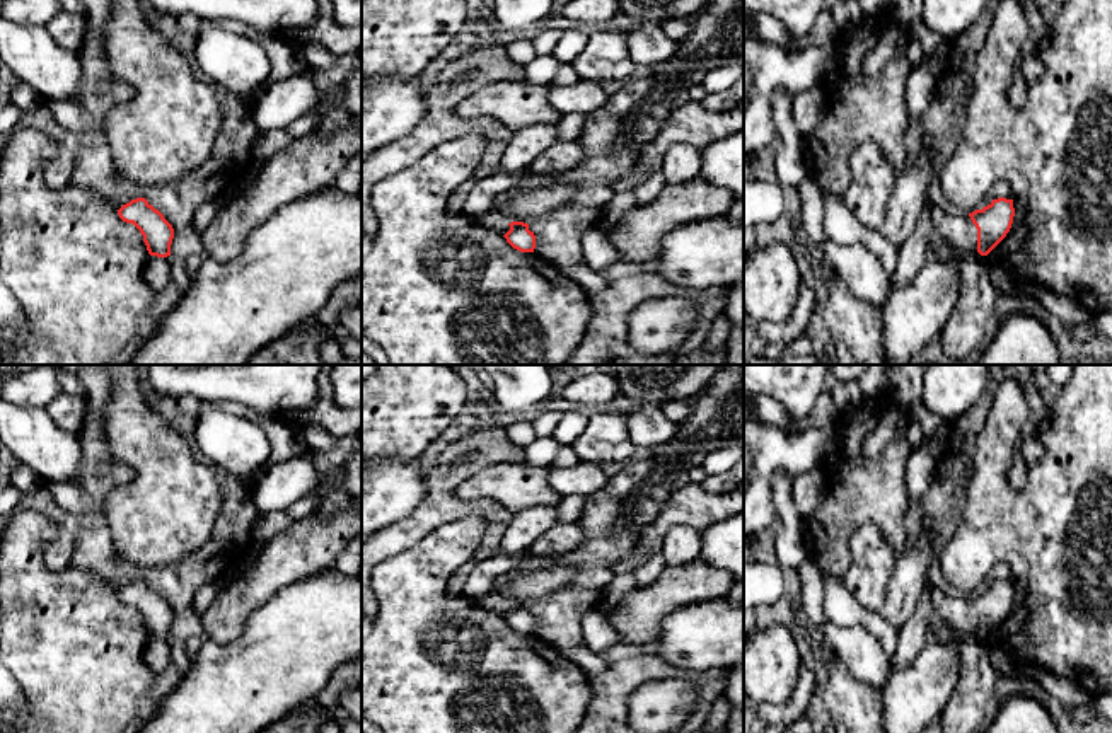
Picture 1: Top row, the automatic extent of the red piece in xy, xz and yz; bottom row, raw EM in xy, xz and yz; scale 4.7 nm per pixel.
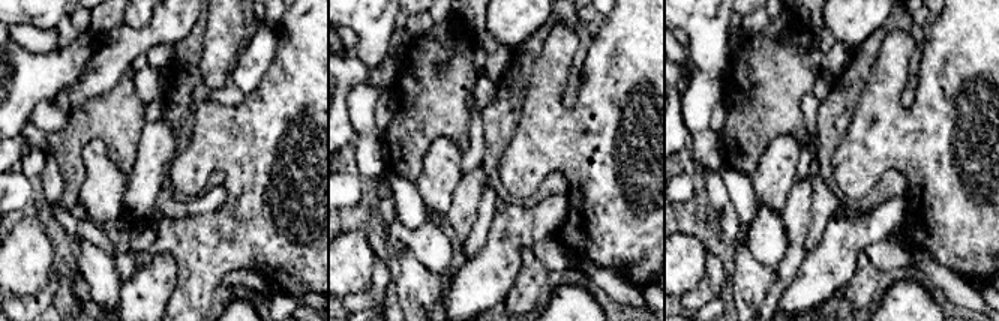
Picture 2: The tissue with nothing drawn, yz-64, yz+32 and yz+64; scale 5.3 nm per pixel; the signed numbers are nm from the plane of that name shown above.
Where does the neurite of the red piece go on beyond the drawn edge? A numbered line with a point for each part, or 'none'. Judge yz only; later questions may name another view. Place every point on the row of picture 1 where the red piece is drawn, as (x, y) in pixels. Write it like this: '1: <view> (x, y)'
1: yz (913, 316)

